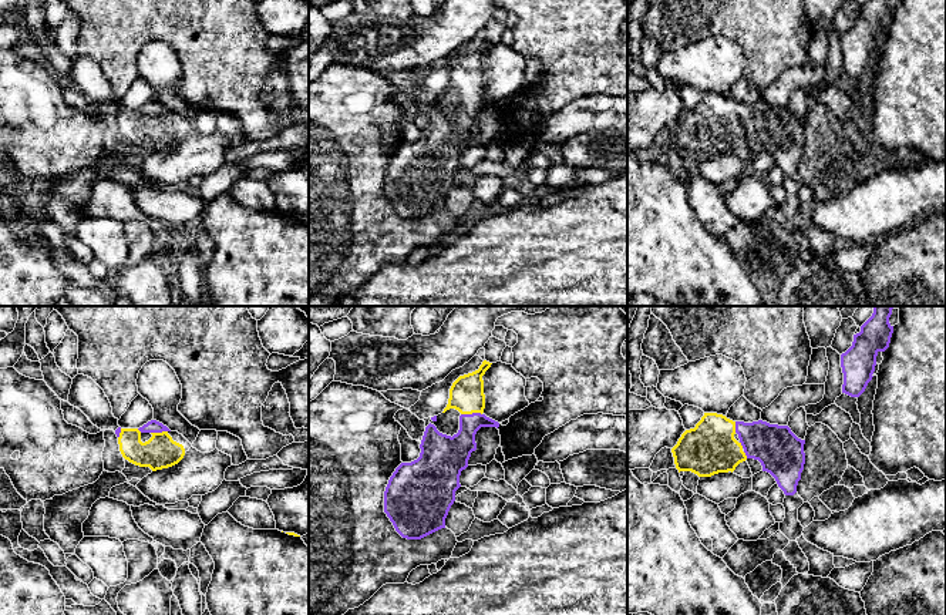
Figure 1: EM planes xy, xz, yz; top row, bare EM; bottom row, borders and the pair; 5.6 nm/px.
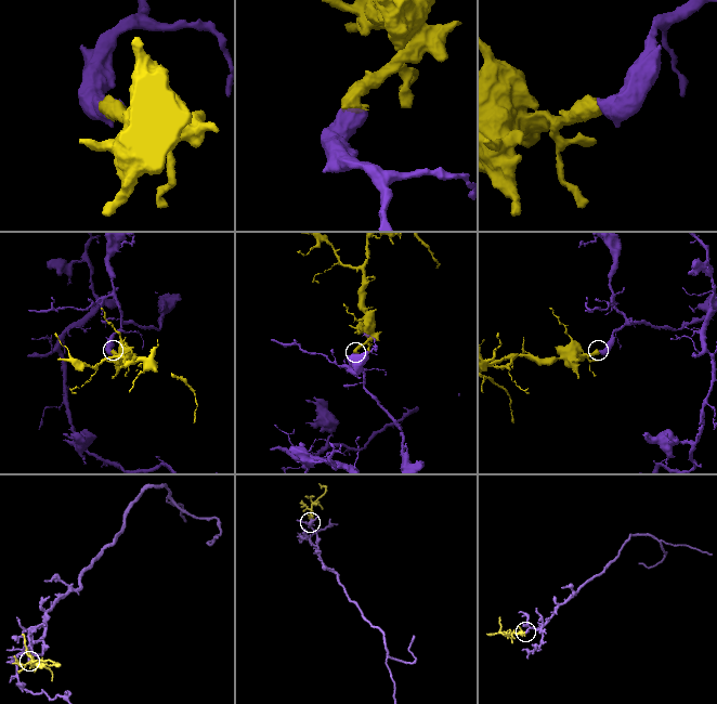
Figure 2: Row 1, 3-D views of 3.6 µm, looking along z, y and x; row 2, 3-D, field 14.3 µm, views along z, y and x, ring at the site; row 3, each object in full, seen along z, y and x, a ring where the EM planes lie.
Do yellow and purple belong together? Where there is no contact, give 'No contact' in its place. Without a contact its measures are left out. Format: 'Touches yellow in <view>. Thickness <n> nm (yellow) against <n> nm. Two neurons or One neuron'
Touches yellow in xz. Thickness 190 nm (yellow) against 190 nm. One neuron

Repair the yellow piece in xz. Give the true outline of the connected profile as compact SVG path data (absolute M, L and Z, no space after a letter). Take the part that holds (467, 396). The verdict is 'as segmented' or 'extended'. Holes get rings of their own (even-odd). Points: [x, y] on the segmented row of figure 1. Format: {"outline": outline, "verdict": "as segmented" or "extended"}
{"outline": "M484 360L478 370L459 376L450 389L448 404L442 413L450 409L455 409L461 413L459 430L457 434L447 436L437 430L434 424L425 427L420 448L420 457L411 463L401 463L388 480L384 491L384 512L393 522L395 531L407 540L421 540L441 528L445 528L445 518L451 505L455 501L455 491L461 487L461 471L468 467L471 453L477 450L475 434L481 427L499 427L499 423L484 414L485 394L482 376L491 367L492 363Z", "verdict": "extended"}

